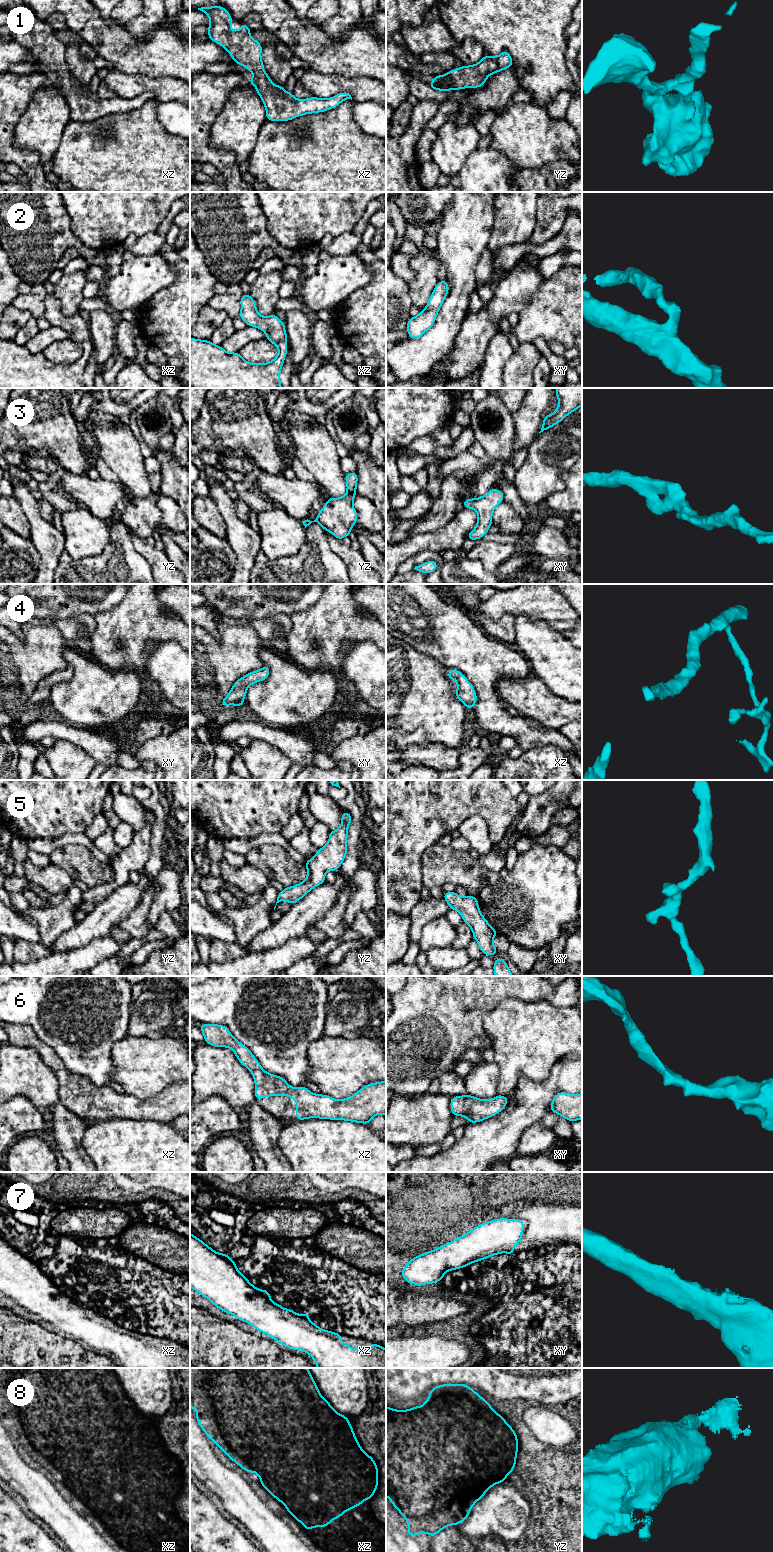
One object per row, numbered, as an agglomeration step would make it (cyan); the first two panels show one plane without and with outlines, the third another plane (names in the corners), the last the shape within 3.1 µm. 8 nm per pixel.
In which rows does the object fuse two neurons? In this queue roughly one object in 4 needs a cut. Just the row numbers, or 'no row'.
no row

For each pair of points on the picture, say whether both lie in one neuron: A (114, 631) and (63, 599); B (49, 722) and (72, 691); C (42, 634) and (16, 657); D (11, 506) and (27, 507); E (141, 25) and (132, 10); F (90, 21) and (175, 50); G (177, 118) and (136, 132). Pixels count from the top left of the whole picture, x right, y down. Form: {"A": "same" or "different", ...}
{"A": "different", "B": "different", "C": "same", "D": "different", "E": "different", "F": "same", "G": "different"}

